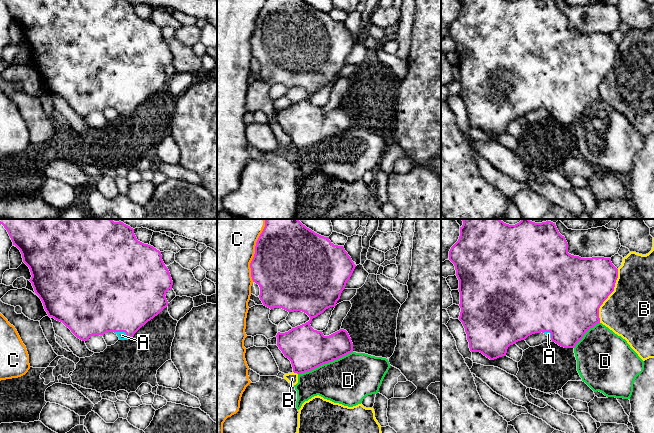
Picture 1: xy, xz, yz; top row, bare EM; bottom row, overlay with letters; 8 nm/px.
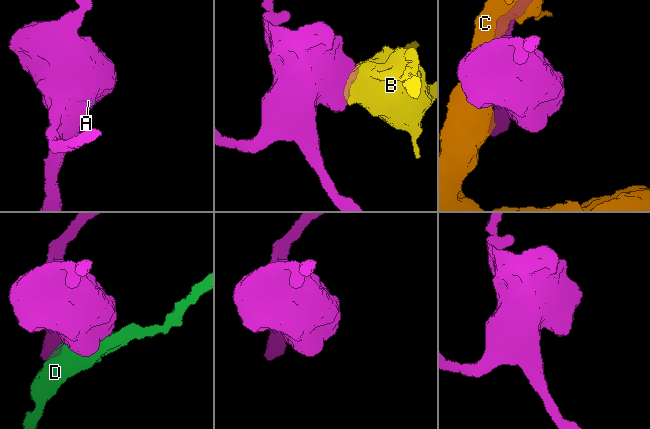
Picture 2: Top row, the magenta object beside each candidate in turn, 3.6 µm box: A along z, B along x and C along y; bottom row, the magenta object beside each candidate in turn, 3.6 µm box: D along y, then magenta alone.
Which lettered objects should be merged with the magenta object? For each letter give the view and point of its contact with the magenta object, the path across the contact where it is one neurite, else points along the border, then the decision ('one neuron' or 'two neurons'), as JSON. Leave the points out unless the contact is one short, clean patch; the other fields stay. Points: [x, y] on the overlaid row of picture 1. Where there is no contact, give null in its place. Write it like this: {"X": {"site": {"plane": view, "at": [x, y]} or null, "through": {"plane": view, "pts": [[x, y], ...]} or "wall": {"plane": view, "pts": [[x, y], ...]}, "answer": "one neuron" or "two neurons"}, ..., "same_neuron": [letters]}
{"A": {"site": {"plane": "xy", "at": [122, 331]}, "answer": "one neuron"}, "B": {"site": {"plane": "yz", "at": [608, 295]}, "answer": "two neurons"}, "C": {"site": {"plane": "xz", "at": [255, 250]}, "answer": "two neurons"}, "D": {"site": {"plane": "xz", "at": [325, 363]}, "answer": "two neurons"}, "same_neuron": ["A"]}

